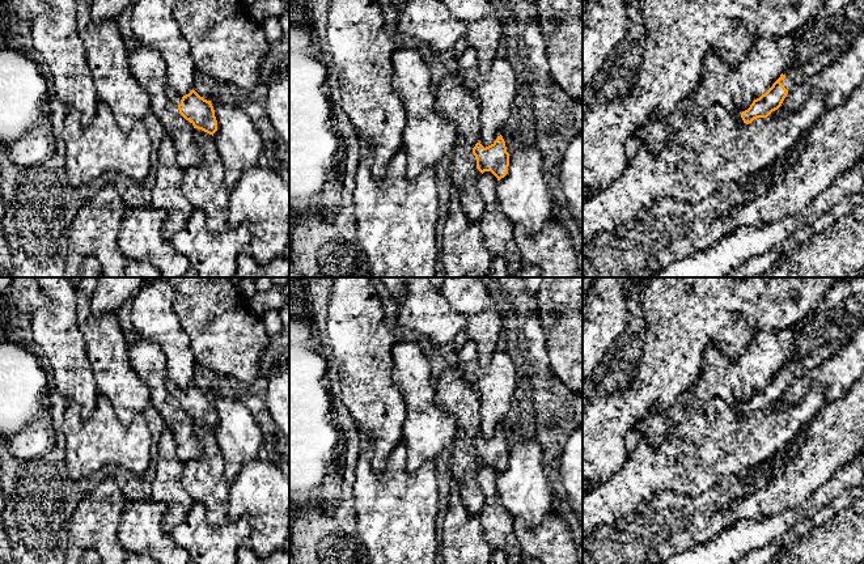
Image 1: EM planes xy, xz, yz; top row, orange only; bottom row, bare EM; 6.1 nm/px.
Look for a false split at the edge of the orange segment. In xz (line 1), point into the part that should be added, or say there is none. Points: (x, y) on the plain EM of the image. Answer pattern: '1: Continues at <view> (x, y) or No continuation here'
1: No continuation here

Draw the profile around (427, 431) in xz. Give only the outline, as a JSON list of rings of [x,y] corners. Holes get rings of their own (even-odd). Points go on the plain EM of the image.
[[[395,342],[393,360],[393,381],[406,403],[402,440],[407,449],[407,470],[414,474],[452,445],[457,417],[435,404],[436,381],[419,342]]]

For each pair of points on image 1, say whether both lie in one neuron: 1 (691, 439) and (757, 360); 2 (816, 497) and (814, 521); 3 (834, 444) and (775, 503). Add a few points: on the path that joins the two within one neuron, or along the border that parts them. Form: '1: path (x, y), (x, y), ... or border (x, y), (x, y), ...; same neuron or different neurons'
1: border (697, 412), (670, 431); different neurons
2: border (839, 495), (788, 530); different neurons
3: path (820, 458), (790, 488); same neuron

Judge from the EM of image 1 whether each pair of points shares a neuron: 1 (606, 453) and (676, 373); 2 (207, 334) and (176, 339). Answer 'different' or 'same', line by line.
1: same
2: different

